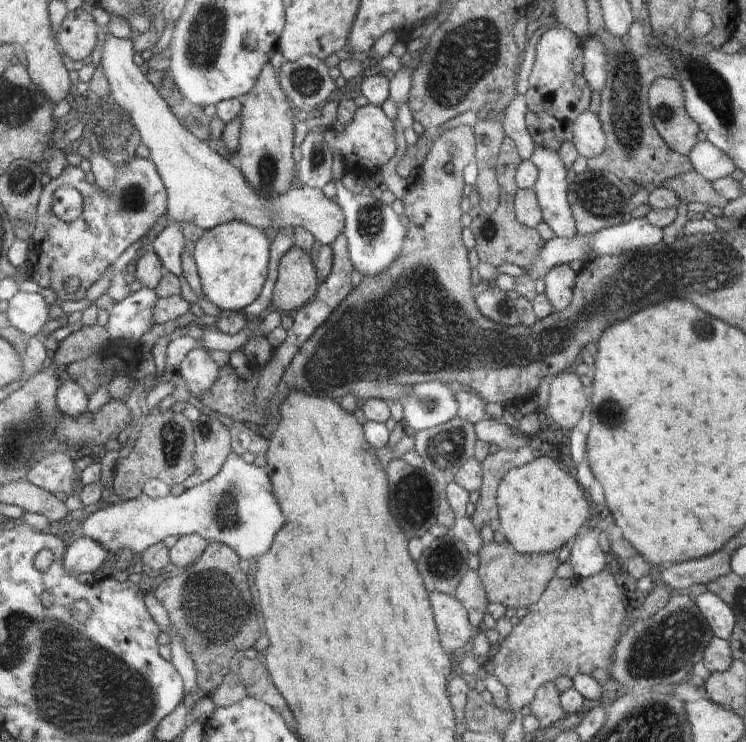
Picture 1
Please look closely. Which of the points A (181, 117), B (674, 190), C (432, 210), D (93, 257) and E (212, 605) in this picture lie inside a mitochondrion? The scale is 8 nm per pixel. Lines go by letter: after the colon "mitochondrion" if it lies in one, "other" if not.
A: other
B: other
C: other
D: other
E: mitochondrion

